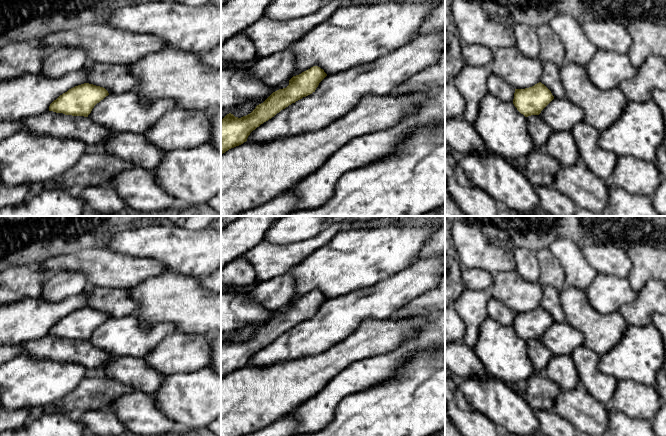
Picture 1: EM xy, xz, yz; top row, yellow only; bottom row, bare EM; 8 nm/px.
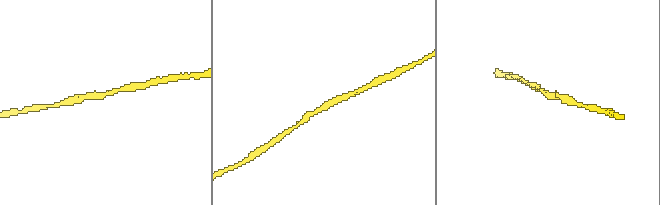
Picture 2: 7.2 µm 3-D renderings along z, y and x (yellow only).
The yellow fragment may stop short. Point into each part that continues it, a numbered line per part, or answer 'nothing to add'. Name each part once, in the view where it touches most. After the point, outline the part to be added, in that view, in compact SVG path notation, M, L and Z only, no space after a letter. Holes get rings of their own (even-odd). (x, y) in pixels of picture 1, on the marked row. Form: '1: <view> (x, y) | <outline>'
nothing to add

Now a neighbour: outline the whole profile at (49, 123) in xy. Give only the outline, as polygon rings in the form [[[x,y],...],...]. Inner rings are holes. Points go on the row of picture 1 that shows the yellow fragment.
[[[53,111],[24,117],[20,120],[24,130],[36,136],[55,136],[61,139],[74,138],[97,149],[114,133],[88,117],[65,115]]]

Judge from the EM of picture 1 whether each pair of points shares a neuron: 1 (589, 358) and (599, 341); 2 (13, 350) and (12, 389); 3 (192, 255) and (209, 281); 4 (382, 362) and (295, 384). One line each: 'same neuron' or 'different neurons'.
1: different neurons
2: different neurons
3: different neurons
4: different neurons

